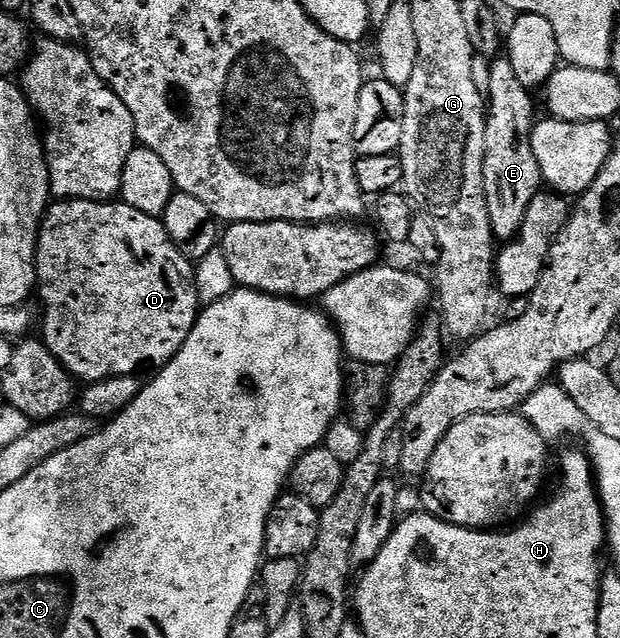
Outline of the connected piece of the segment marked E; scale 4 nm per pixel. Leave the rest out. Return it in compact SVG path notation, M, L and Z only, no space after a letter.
M501 54L491 60L483 189L486 192L492 235L498 241L501 239L501 242L508 242L517 235L531 200L540 192L543 184L531 144L531 133L535 125L531 96L530 89L519 81L508 55Z

